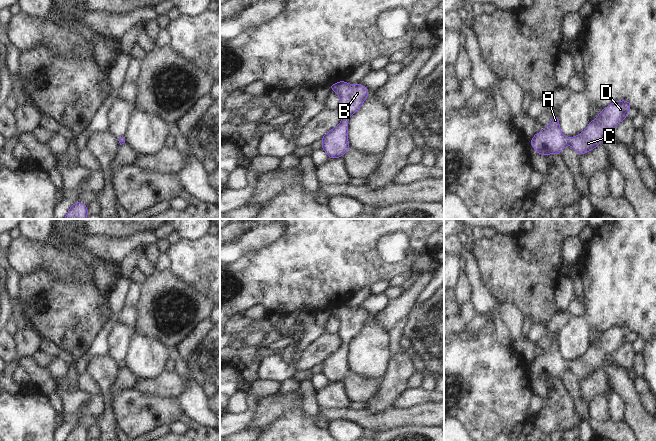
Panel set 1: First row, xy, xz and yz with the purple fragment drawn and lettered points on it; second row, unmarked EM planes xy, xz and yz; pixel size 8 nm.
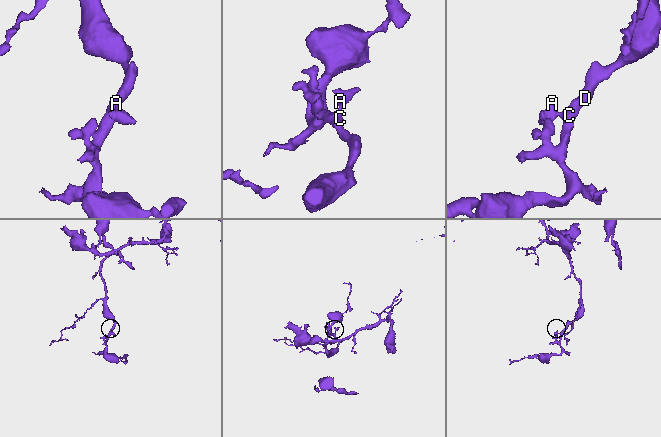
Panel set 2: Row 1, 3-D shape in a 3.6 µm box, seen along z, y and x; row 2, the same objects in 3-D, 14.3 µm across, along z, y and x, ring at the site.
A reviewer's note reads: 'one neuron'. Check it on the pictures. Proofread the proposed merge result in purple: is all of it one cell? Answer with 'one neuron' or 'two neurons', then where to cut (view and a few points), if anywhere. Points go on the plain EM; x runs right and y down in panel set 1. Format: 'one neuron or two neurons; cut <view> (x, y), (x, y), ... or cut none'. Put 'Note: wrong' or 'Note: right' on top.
Note: right
one neuron; cut none

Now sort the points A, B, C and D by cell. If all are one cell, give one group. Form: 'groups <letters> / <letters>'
groups A B C D

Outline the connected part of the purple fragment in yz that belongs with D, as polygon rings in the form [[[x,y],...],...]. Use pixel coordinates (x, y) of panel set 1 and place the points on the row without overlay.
[[[626,324],[611,327],[575,361],[564,360],[559,350],[558,340],[552,339],[550,348],[540,357],[535,357],[530,369],[538,378],[545,381],[547,378],[560,378],[570,368],[581,380],[598,371],[603,361],[627,342],[628,334],[631,332],[631,327]]]

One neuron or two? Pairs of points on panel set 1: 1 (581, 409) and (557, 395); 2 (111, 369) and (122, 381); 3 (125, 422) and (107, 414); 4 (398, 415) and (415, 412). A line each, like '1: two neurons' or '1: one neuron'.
1: two neurons
2: two neurons
3: two neurons
4: one neuron

